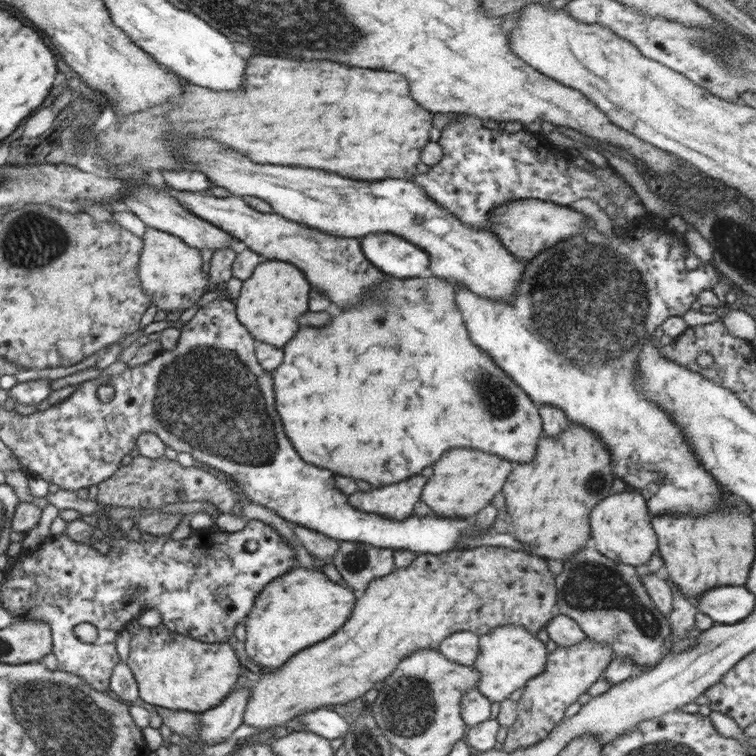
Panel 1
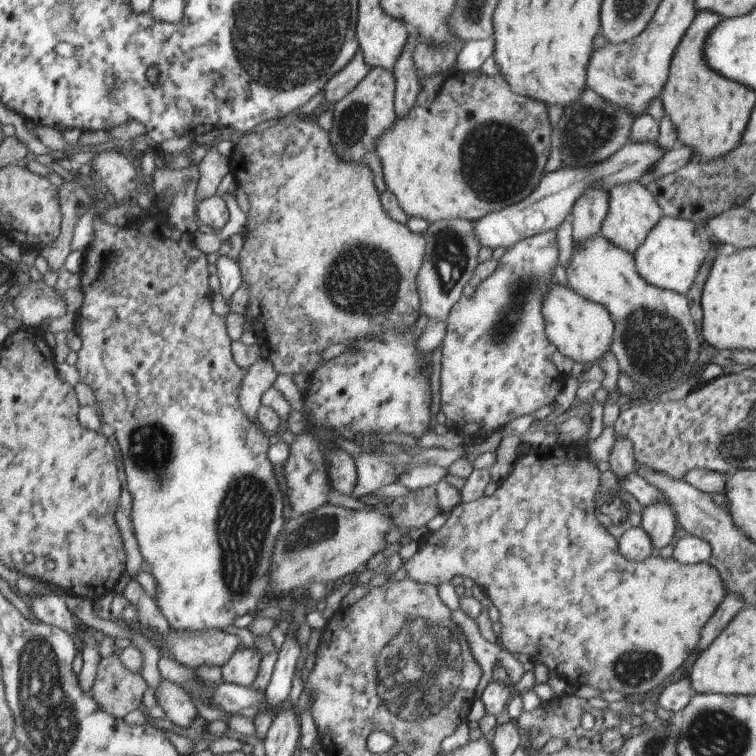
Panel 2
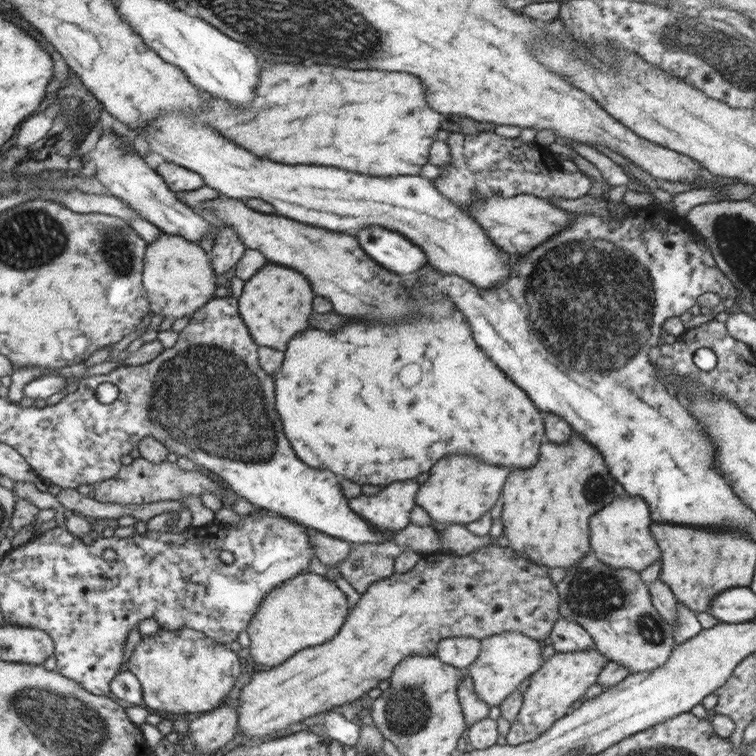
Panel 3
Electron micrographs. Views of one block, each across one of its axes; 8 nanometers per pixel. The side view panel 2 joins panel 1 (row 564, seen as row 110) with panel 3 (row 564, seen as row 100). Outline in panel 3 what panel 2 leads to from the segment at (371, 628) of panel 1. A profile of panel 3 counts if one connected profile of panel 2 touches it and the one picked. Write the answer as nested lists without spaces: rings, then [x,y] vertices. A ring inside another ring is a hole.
[[[486,545],[460,557],[449,552],[422,555],[409,572],[395,573],[372,584],[352,608],[350,618],[335,639],[296,652],[295,656],[272,667],[272,670],[256,670],[238,696],[237,733],[250,738],[268,736],[302,722],[304,718],[332,711],[334,706],[354,702],[362,694],[376,688],[380,680],[390,680],[396,666],[404,659],[435,655],[440,642],[450,637],[468,636],[480,641],[502,632],[520,632],[532,639],[544,640],[552,634],[552,627],[560,620],[560,600],[562,598],[558,598],[554,581],[548,576],[548,567],[515,553],[508,546]]]

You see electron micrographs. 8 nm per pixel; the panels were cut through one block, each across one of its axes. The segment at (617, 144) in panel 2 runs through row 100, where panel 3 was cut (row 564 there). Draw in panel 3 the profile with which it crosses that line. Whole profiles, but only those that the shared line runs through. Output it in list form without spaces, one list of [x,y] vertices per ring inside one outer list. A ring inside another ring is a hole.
[[[594,551],[588,552],[578,563],[567,568],[566,576],[559,583],[559,592],[563,600],[560,613],[564,618],[584,627],[594,639],[596,650],[608,660],[627,666],[630,674],[662,667],[675,651],[675,629],[655,608],[650,590],[634,570],[611,567],[601,561]]]

